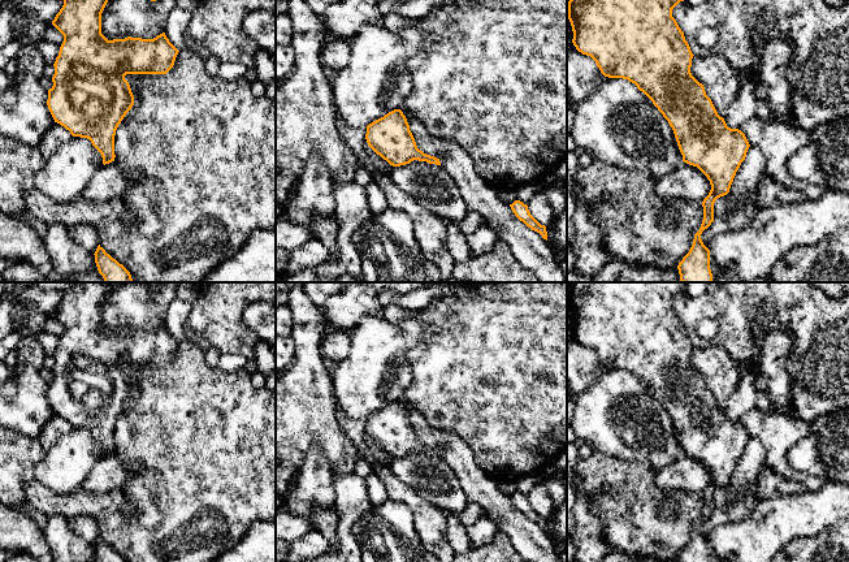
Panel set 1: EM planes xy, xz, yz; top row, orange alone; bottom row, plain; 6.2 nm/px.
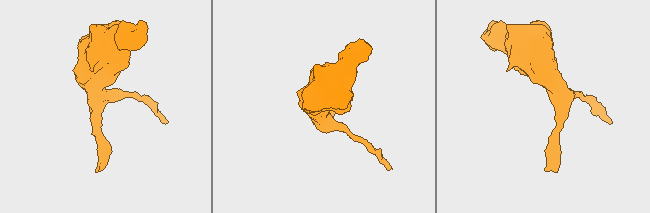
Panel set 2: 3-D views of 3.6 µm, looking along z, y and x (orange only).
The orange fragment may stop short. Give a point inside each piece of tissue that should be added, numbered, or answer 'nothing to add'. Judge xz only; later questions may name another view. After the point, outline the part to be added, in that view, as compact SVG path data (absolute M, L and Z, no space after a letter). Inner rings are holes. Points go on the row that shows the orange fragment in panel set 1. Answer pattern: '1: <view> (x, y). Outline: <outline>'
nothing to add

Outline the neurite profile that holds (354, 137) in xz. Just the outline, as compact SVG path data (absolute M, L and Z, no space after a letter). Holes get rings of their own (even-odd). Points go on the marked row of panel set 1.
M335 120L338 133L358 157L359 167L365 168L371 174L384 173L390 174L394 168L380 155L377 155L367 143L365 127L348 126L341 120Z

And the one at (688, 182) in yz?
M681 163L672 173L658 178L655 193L660 196L673 196L702 203L711 190L707 177L693 165Z

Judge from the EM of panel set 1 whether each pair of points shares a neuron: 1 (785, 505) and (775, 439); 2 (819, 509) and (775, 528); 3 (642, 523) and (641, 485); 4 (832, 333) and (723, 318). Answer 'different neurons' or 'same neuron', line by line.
1: different neurons
2: same neuron
3: same neuron
4: same neuron

